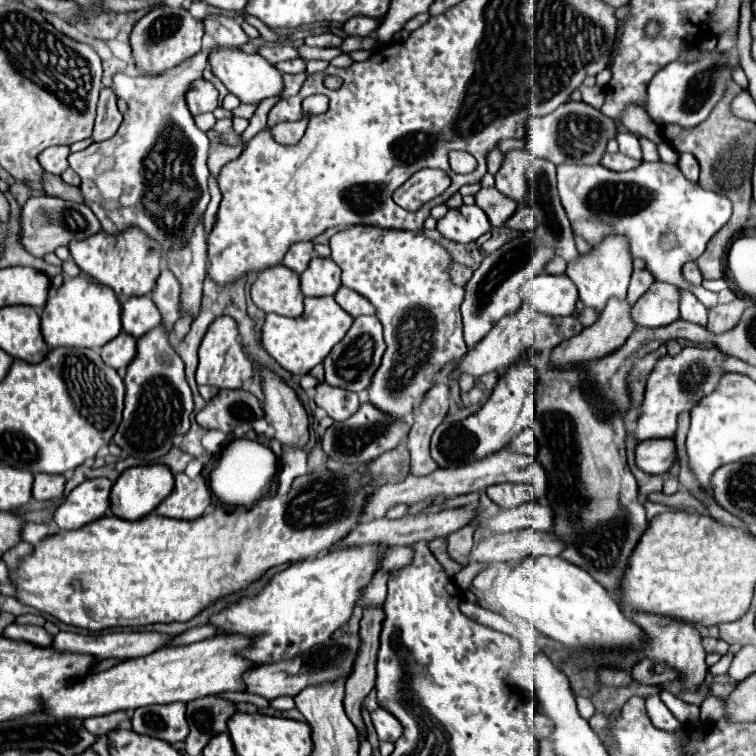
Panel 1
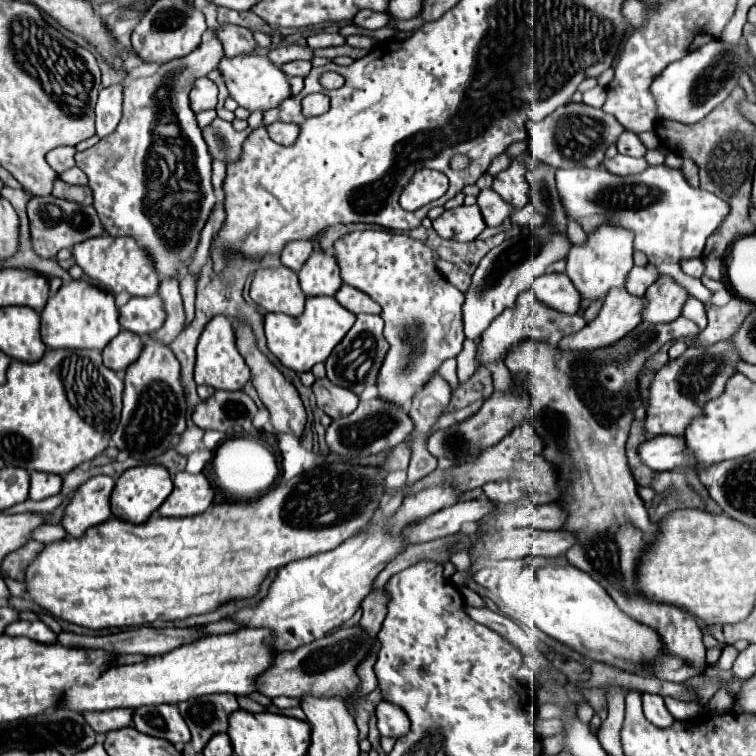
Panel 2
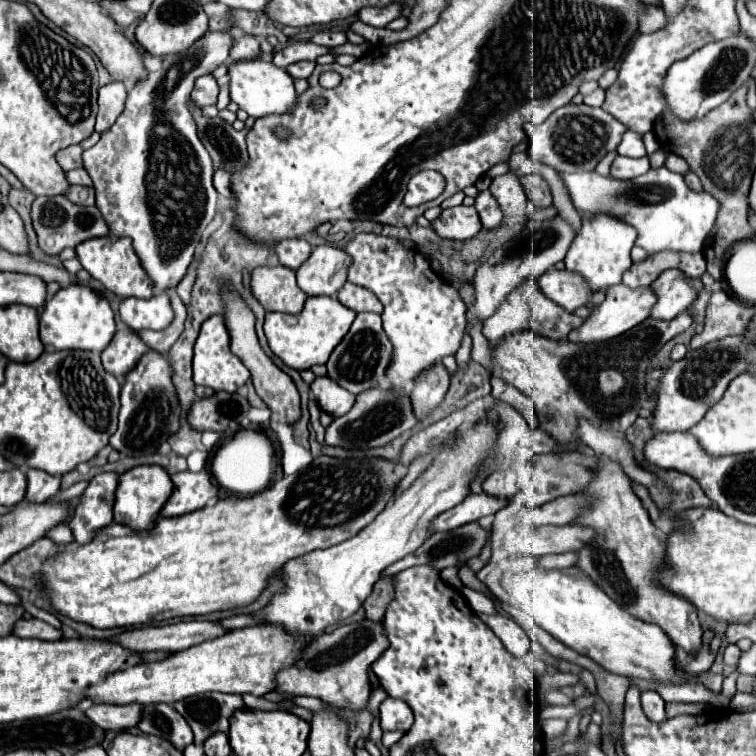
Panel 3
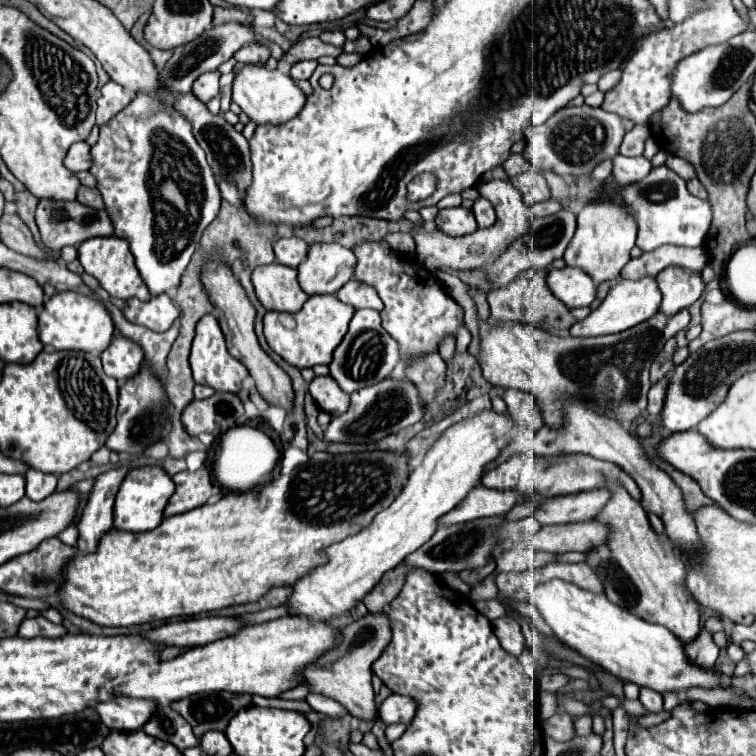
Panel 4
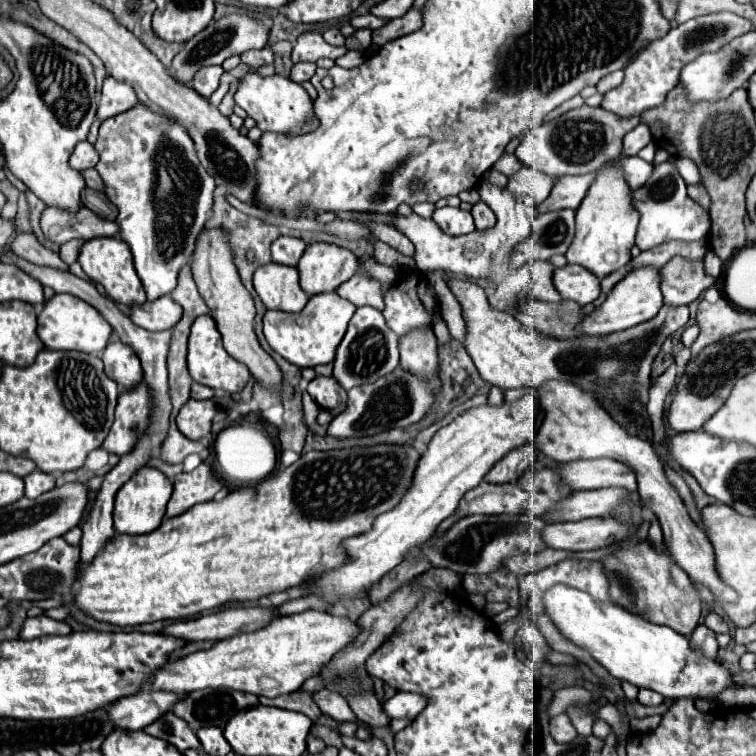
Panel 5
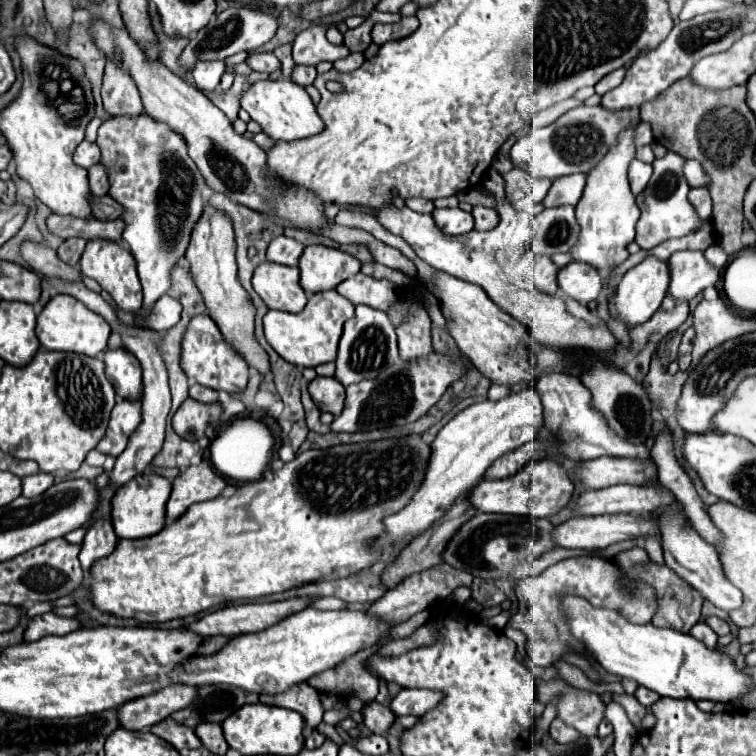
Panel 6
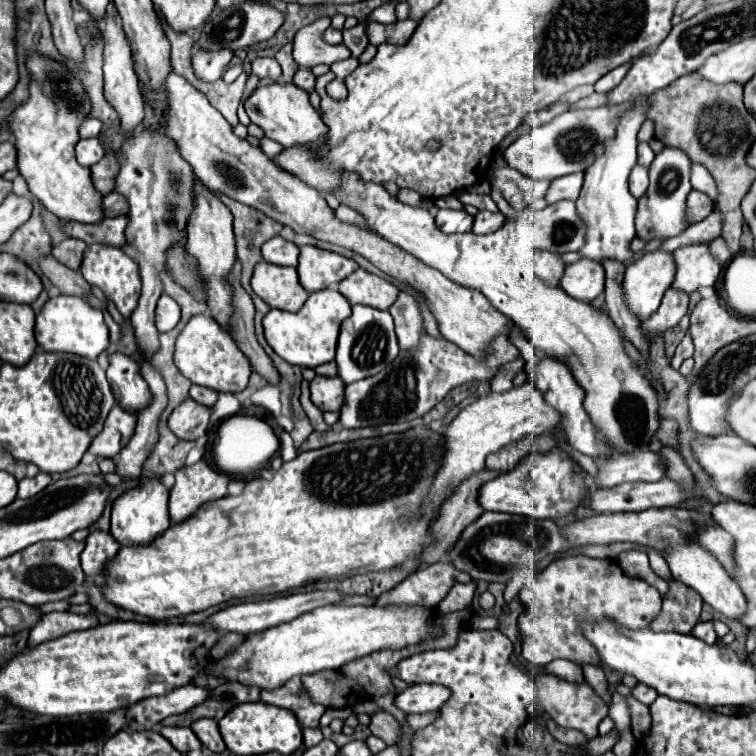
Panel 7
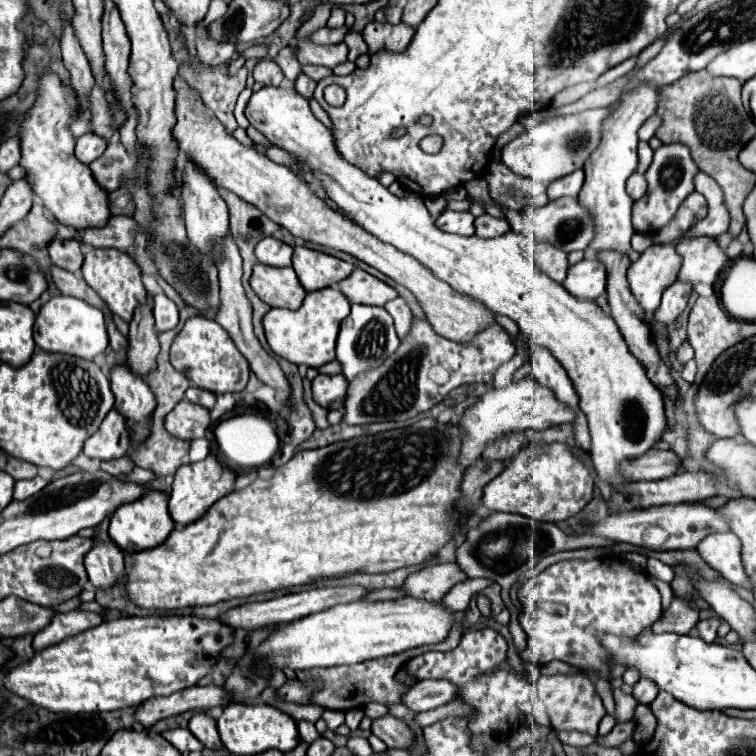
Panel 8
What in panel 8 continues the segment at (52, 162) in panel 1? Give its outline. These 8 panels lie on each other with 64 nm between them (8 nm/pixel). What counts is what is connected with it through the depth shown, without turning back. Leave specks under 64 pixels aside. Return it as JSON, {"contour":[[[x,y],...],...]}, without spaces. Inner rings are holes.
{"contour":[[[84,134],[76,142],[76,158],[84,164],[92,164],[106,150],[106,140],[96,134]]]}

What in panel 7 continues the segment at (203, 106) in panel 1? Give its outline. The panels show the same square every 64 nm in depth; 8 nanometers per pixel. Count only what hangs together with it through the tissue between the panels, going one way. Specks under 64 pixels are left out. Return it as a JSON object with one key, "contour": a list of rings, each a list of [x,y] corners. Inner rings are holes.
{"contour":[[[200,50],[196,56],[192,56],[192,68],[198,80],[212,84],[218,78],[222,78],[226,66],[232,60],[232,52],[230,50],[222,50],[222,52],[206,52]]]}

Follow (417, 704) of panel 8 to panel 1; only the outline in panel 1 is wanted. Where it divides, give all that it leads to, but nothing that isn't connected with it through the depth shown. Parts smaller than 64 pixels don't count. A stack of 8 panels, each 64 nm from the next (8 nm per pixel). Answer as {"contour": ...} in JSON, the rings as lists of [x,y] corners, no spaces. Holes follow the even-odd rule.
{"contour":[[[382,708],[372,712],[372,724],[376,728],[376,734],[378,734],[380,742],[396,742],[398,736],[402,734],[400,722],[390,712],[386,712]]]}

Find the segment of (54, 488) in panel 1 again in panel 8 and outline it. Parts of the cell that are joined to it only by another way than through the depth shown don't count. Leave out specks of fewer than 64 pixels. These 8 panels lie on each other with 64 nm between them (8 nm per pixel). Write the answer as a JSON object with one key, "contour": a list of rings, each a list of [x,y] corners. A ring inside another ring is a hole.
{"contour":[[[40,476],[32,478],[32,480],[18,480],[16,486],[14,486],[14,500],[24,500],[24,498],[30,498],[32,494],[40,492],[48,482]]]}

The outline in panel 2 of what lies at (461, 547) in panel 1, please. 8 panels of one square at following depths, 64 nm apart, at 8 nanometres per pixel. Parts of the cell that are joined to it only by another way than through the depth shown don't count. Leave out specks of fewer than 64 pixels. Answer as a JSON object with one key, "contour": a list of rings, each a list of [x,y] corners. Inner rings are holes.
{"contour":[[[464,548],[464,550],[458,550],[450,556],[450,562],[458,568],[458,570],[468,570],[470,568],[470,552]]]}

